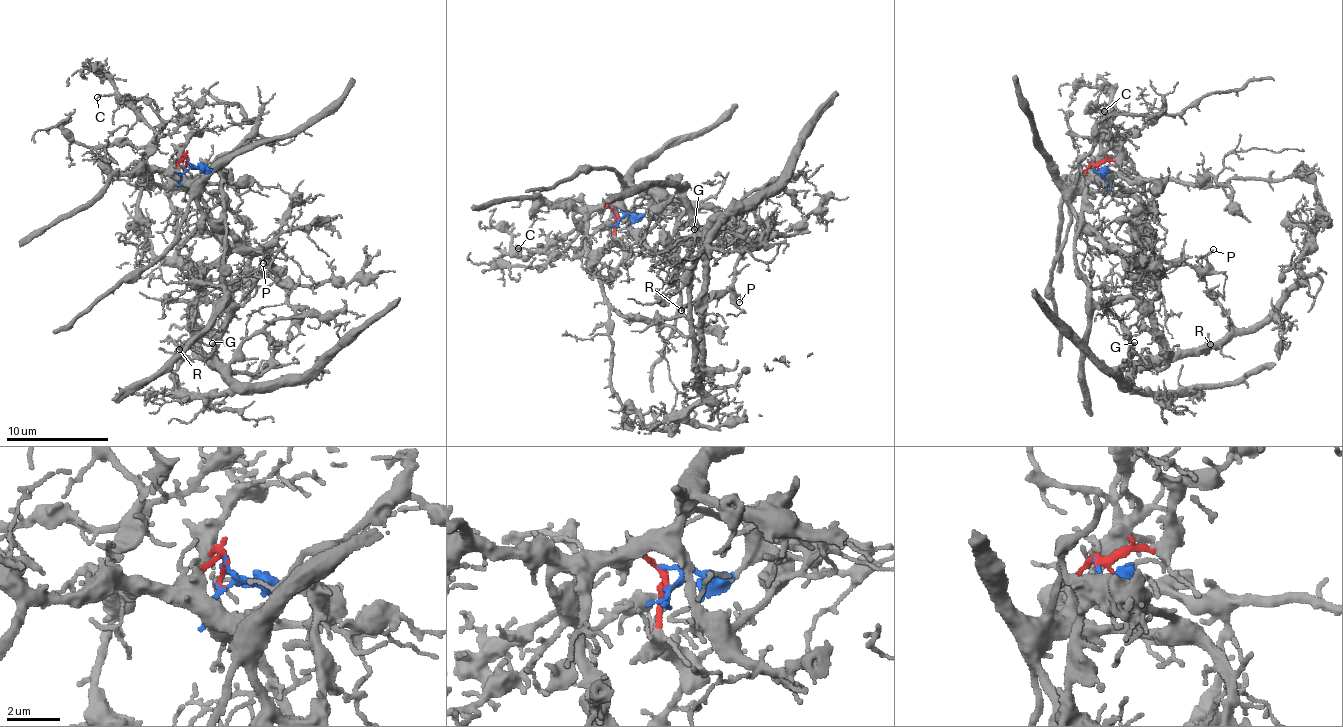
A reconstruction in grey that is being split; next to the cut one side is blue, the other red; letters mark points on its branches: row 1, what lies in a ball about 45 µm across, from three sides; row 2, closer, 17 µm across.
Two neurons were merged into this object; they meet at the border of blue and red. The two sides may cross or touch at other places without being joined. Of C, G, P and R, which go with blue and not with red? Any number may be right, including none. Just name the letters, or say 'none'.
G, R

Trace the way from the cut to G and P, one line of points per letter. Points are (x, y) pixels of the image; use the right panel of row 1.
G: (1102, 174), (1087, 186), (1075, 272), (1095, 300), (1134, 299), (1144, 309), (1160, 351), (1144, 357), (1135, 342)
P: (1102, 174), (1094, 166), (1084, 172), (1072, 206), (1113, 249), (1159, 269), (1201, 269), (1214, 250)

